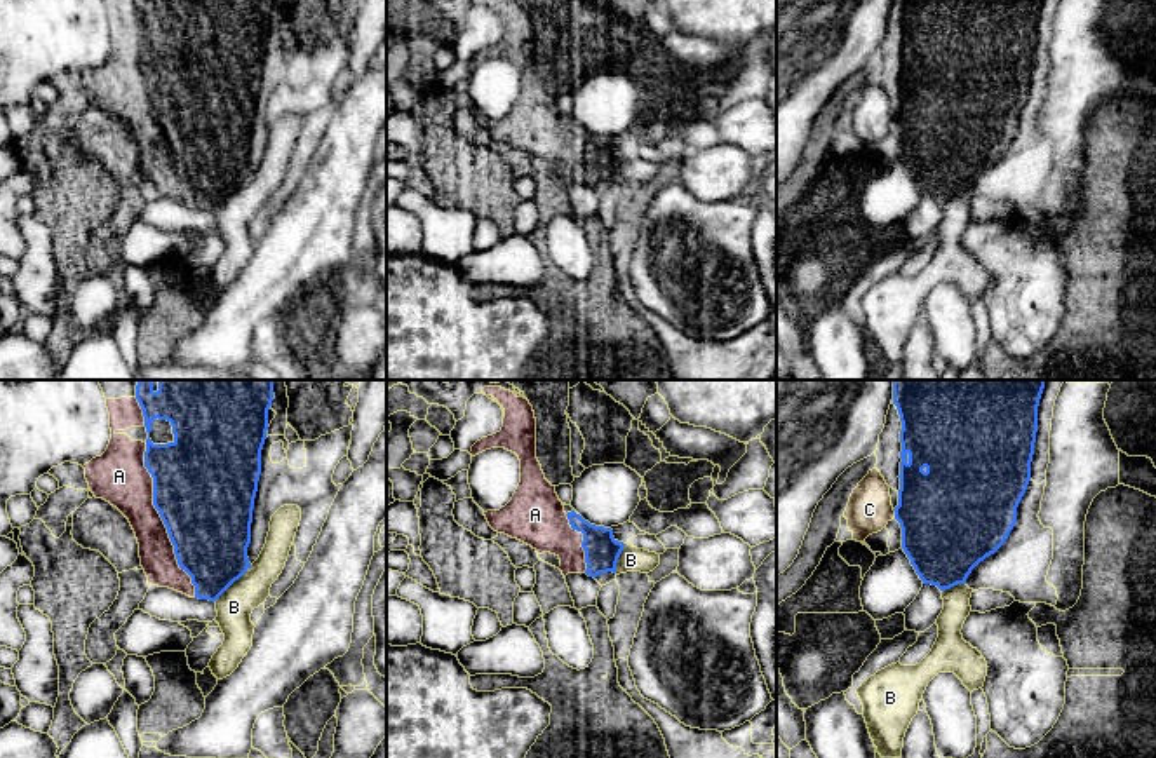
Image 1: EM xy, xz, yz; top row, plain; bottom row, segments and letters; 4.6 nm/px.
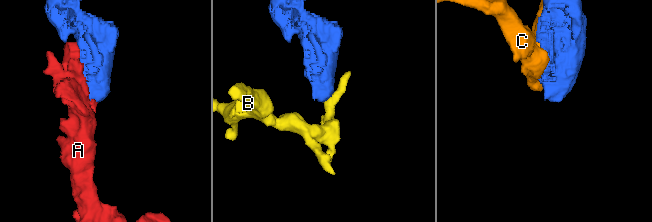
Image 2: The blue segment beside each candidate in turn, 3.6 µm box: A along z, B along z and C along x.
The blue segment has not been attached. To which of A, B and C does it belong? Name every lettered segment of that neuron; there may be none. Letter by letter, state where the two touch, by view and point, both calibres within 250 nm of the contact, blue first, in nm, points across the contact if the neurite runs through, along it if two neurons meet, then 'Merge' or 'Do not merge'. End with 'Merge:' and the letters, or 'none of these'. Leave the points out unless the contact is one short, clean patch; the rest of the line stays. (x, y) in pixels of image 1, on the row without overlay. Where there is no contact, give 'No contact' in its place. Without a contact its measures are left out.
A: Touches blue at xy (162, 129). Thickness 480 nm (blue) against 240 nm. Merge
B: Touches blue at xy (232, 192). Thickness 360 nm (blue) against 170 nm. Boundary: xy (251, 175), (215, 209). Do not merge
C: Touches blue at yz (895, 124). Thickness 460 nm (blue) against 200 nm. Boundary: yz (892, 119), (895, 128). Do not merge
Merge: A

